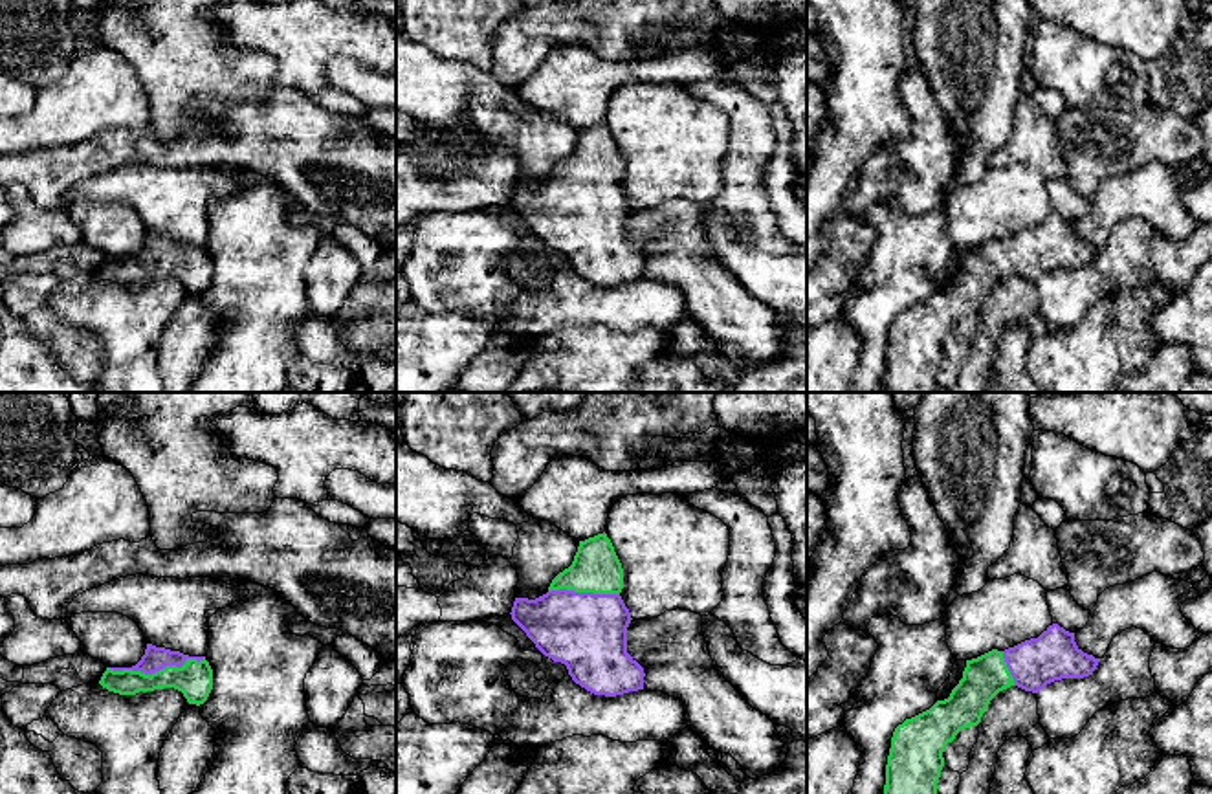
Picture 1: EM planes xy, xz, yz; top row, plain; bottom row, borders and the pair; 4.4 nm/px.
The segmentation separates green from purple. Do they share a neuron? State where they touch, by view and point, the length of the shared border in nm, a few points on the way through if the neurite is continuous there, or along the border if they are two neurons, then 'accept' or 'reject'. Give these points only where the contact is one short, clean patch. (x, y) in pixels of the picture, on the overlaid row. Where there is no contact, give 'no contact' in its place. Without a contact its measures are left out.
contact xy (156, 672); length 420 nm; way xy (195, 679), (182, 672), (156, 672), (154, 659); accept

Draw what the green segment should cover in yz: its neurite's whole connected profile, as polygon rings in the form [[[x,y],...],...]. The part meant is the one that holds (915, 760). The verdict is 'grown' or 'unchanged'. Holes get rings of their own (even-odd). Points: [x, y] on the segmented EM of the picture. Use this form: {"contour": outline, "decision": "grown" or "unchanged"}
{"contour": [[[1058,623],[1038,638],[966,660],[963,678],[948,699],[895,728],[884,794],[937,794],[946,744],[961,730],[977,726],[999,691],[1018,686],[1038,693],[1054,680],[1093,675],[1098,662],[1076,645],[1074,633]]], "decision": "grown"}

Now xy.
{"contour": [[[147,644],[136,666],[106,667],[99,684],[119,695],[174,688],[189,704],[200,706],[213,689],[213,669],[205,656],[189,656]]], "decision": "grown"}

